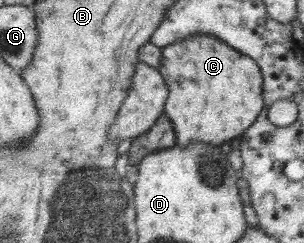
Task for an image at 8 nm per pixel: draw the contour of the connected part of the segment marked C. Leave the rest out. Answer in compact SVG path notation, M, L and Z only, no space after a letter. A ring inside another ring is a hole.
M189 36L185 40L175 41L161 48L161 62L156 69L163 76L169 94L165 100L165 114L175 126L175 138L179 146L187 146L193 140L218 146L235 136L239 136L254 120L263 108L262 77L254 60L229 48L223 41L213 36Z

